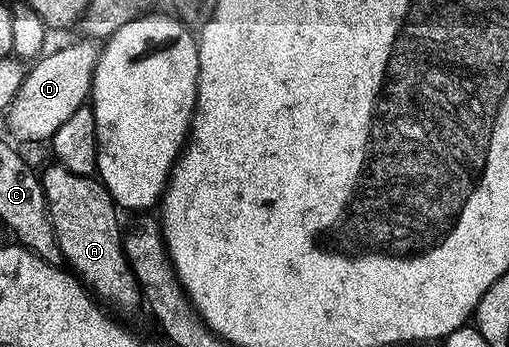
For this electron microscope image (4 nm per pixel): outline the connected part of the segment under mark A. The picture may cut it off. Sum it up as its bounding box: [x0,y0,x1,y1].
[40,161,143,311]

